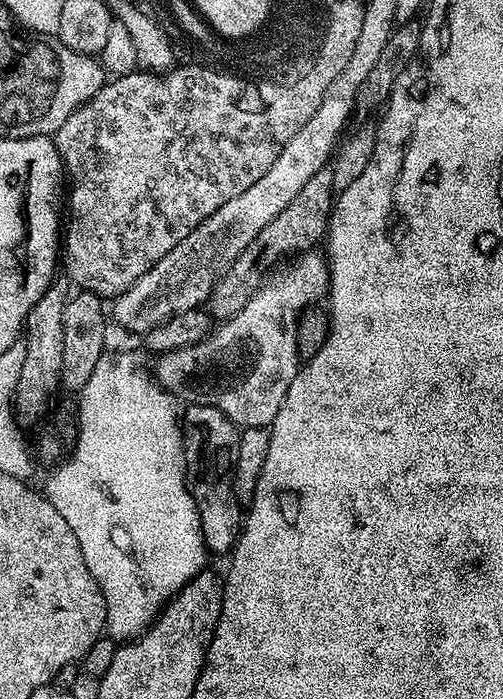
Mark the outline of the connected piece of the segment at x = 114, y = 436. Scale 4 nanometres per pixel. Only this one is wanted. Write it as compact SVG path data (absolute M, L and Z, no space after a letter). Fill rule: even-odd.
M109 351L102 358L98 358L98 366L94 366L94 374L90 374L90 382L78 394L80 408L78 407L78 435L70 455L63 462L55 465L48 476L48 481L42 485L42 491L47 496L54 510L66 518L66 526L74 530L74 538L78 538L78 546L82 546L82 558L86 558L86 570L94 574L94 582L102 590L102 598L106 598L106 632L116 642L127 642L136 639L141 632L148 631L152 621L160 615L160 609L190 583L199 572L205 571L204 556L206 549L200 519L192 495L188 492L184 474L184 438L182 424L178 419L177 401L172 393L164 391L154 379L153 373L144 369L144 360L136 352Z

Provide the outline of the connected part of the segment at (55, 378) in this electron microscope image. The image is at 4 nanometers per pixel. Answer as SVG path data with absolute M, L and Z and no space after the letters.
M53 279L51 286L34 302L26 321L26 339L23 341L25 357L19 371L18 384L14 393L14 416L21 425L36 426L49 411L48 403L60 388L62 370L62 314L68 305L70 284L67 279Z

